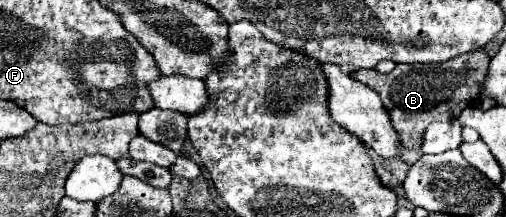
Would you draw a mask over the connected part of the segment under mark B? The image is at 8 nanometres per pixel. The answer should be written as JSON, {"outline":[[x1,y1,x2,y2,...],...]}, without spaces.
{"outline":[[474,50,472,54,460,54,448,62,438,62,438,64,398,64,390,74,380,74,376,68,366,68,366,70,358,70,356,74,352,74,352,78,356,78,358,82,370,86,372,90,376,90,378,94,382,94,382,102,390,114,392,126,400,136,400,142,404,148,420,148,420,142,424,140,424,130,426,124,430,124,432,120,452,120,458,118,460,112,468,106,474,104,480,96,478,86,484,84,486,76,488,76,488,66,490,66,490,54,488,50]]}

